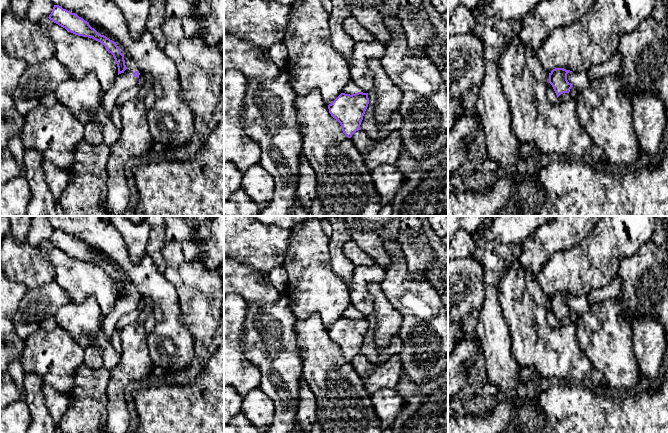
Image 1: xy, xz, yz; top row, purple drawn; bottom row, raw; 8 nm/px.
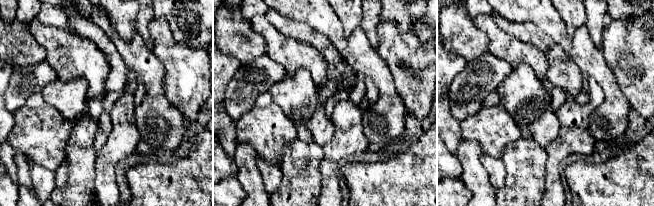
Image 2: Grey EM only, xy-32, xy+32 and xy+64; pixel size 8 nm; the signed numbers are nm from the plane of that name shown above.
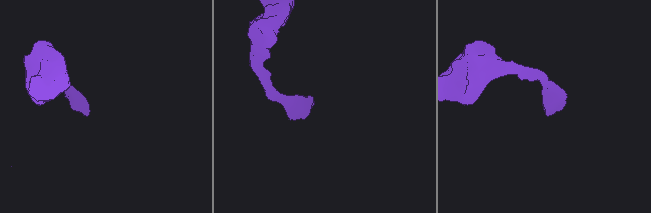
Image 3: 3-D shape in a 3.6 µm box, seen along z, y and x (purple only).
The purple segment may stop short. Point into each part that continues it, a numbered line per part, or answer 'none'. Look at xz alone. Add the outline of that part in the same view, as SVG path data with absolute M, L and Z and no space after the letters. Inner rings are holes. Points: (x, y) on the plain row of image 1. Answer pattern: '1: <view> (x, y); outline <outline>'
none

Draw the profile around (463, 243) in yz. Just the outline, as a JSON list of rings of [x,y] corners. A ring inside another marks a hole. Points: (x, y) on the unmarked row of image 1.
[[[458,230],[448,245],[448,258],[472,256],[476,249],[475,231]]]

